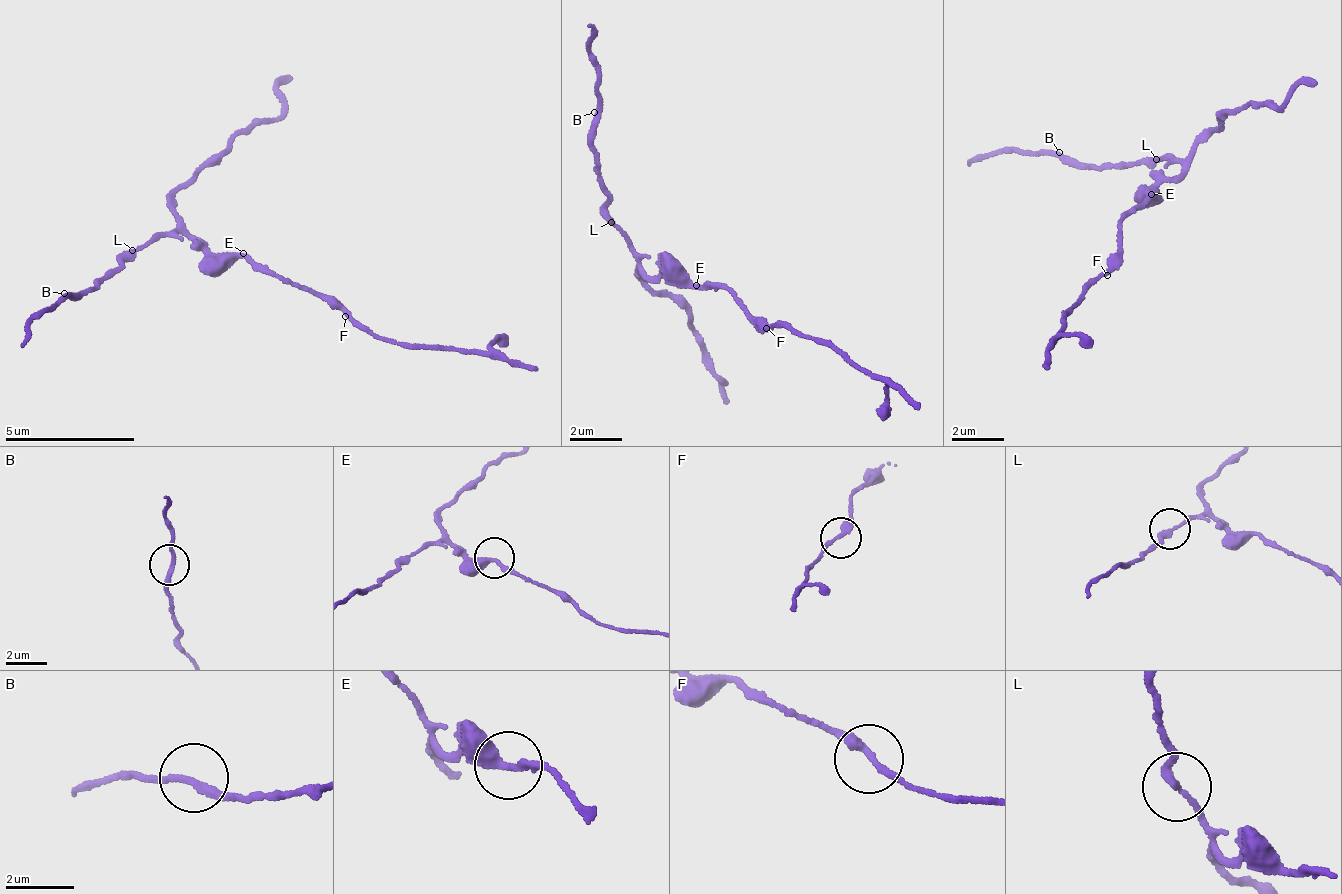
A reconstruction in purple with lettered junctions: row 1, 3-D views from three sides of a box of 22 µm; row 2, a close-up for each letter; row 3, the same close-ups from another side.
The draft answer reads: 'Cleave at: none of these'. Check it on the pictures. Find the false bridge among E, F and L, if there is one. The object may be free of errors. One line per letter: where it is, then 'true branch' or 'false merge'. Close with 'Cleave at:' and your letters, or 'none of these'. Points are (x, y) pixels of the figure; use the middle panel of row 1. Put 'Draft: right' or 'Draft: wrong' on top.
Draft: right
E: (696, 285) | true branch
F: (766, 328) | true branch
L: (611, 222) | true branch
Cleave at: none of these

